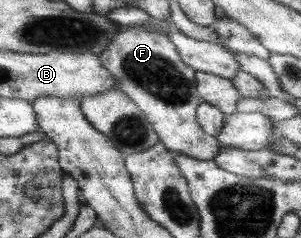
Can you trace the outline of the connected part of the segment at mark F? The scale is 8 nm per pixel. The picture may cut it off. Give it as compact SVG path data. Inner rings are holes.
M126 26L114 35L100 58L116 77L117 88L147 115L167 149L197 160L215 161L223 145L198 123L198 108L204 103L198 90L199 71L183 61L167 34L145 26Z

